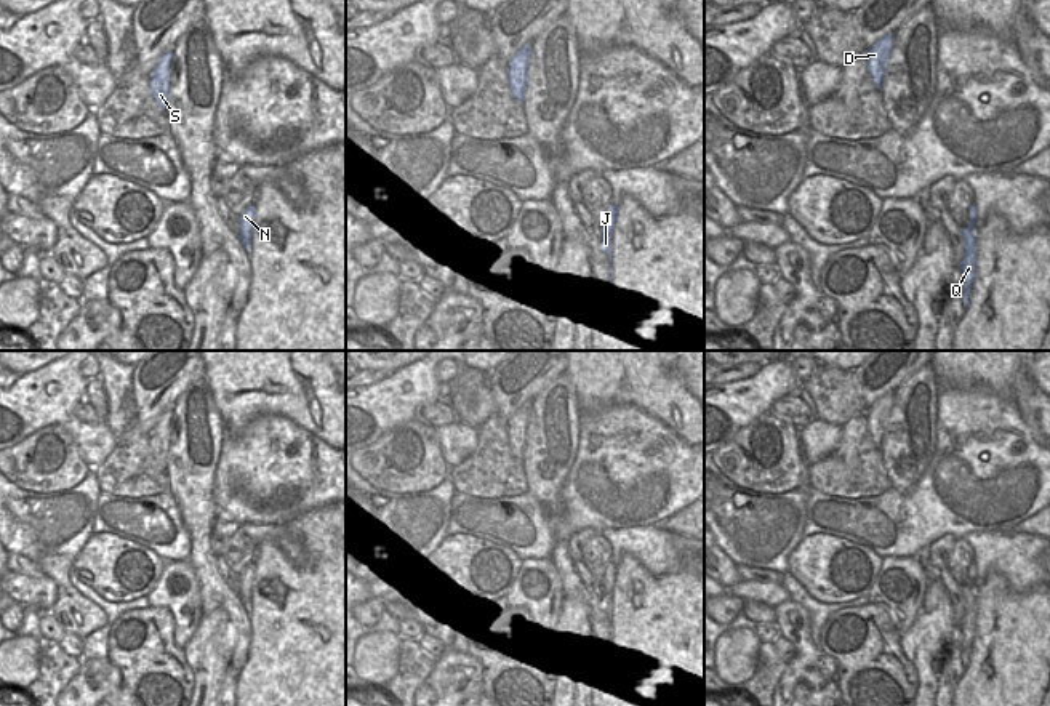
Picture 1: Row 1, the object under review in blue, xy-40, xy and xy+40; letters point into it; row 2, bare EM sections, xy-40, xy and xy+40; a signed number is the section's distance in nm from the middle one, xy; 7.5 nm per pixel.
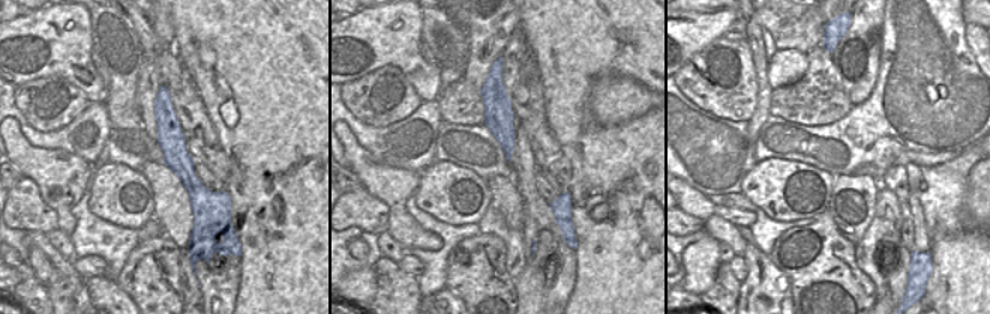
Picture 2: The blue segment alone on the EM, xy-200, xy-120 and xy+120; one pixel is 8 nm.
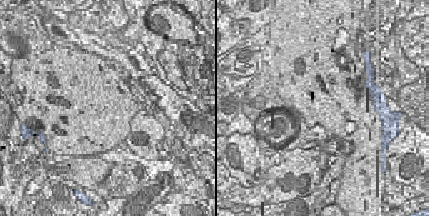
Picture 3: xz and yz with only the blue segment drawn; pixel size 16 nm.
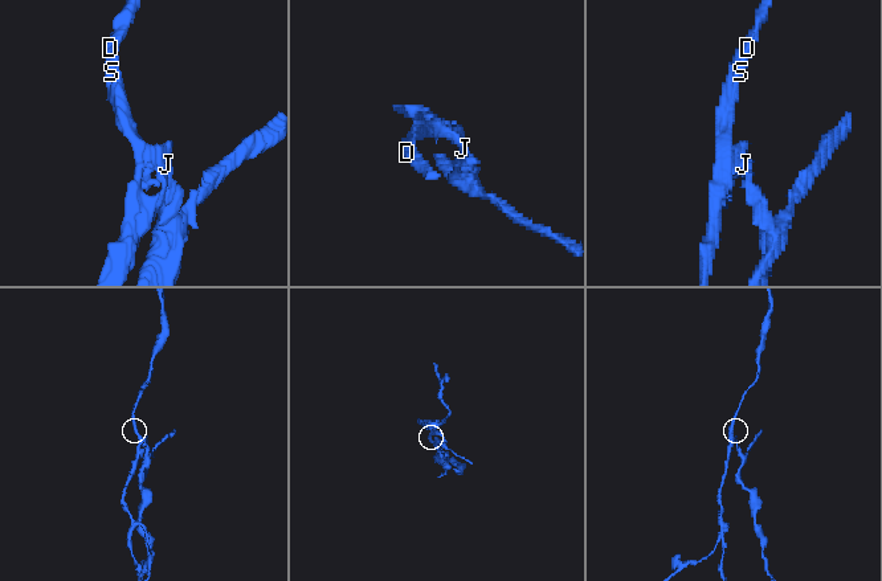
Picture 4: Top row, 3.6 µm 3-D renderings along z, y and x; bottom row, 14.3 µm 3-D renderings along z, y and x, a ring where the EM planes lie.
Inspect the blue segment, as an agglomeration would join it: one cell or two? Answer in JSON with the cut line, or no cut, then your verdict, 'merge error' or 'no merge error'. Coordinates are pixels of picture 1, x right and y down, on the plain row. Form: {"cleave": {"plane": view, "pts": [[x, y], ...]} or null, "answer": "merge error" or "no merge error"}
{"cleave": {"plane": "xy+40", "pts": [[975, 609], [964, 612]]}, "answer": "merge error"}

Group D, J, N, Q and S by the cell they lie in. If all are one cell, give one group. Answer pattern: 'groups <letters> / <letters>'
groups D J N S / Q

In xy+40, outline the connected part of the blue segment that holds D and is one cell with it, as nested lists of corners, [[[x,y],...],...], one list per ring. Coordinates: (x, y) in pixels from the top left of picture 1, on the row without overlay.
[[[895,392],[884,394],[872,405],[869,405],[864,413],[868,418],[869,435],[877,448],[880,448],[882,443],[882,434],[885,431],[887,418],[893,405],[893,394]]]

